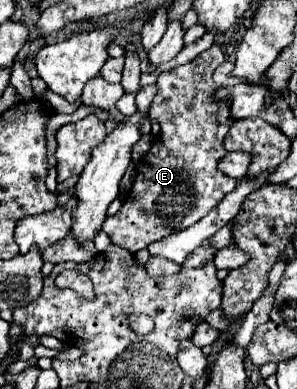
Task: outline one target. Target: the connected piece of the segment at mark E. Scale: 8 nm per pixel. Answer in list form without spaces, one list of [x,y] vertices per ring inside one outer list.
[[[212,44],[192,62],[158,76],[158,94],[154,96],[148,116],[156,118],[160,134],[148,154],[138,162],[134,186],[122,208],[102,224],[108,238],[128,252],[144,250],[152,240],[196,224],[236,188],[238,180],[218,170],[218,162],[226,156],[222,146],[224,136],[234,124],[228,100],[214,98],[218,86],[212,80],[212,72],[222,62],[222,48]]]

